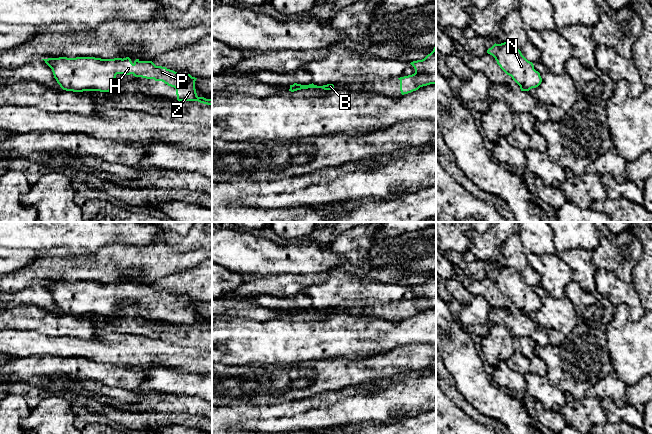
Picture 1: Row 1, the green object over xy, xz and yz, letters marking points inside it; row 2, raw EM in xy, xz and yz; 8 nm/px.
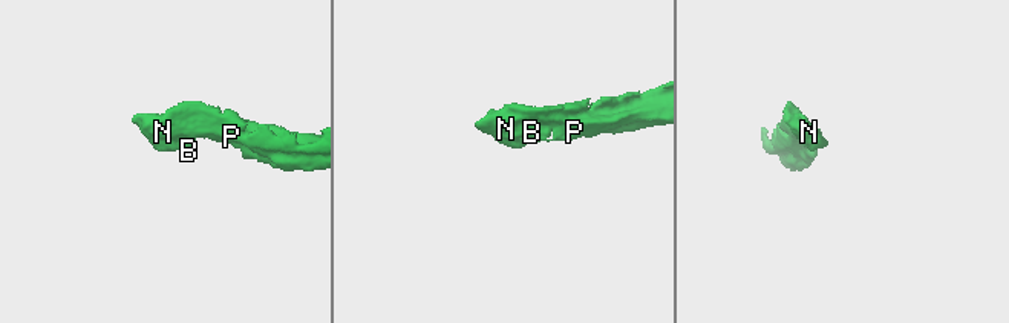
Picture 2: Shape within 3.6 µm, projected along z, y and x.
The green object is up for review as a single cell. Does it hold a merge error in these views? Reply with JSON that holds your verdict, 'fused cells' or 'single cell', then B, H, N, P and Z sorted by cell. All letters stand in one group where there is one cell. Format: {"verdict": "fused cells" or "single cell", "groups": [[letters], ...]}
{"verdict": "single cell", "groups": [["B", "H", "N", "P", "Z"]]}

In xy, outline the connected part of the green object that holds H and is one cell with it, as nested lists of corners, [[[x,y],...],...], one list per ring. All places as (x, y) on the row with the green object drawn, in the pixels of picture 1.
[[[76,57],[76,58],[48,58],[42,59],[52,69],[54,78],[63,90],[73,92],[83,91],[100,91],[110,92],[113,81],[117,74],[132,74],[135,77],[146,79],[154,79],[162,81],[168,86],[176,89],[178,101],[198,101],[203,104],[212,106],[212,99],[198,97],[195,89],[195,81],[197,78],[192,77],[188,73],[177,73],[166,67],[156,66],[152,61],[140,61],[136,59],[134,62],[129,57],[101,59],[95,57]]]

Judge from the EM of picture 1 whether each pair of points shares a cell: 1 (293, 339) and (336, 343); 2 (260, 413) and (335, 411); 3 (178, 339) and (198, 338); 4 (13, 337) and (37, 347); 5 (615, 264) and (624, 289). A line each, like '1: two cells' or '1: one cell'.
1: one cell
2: two cells
3: one cell
4: one cell
5: two cells

